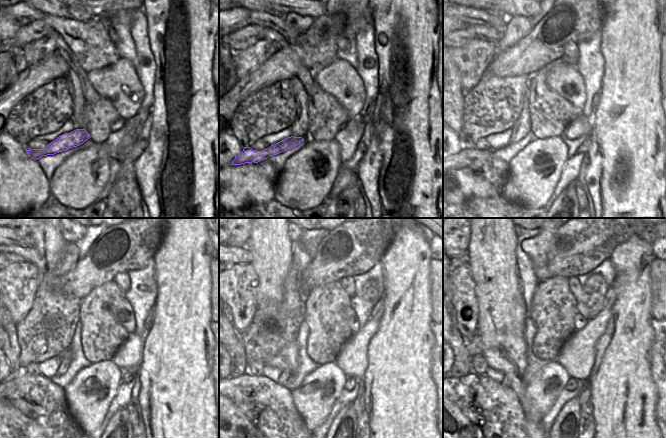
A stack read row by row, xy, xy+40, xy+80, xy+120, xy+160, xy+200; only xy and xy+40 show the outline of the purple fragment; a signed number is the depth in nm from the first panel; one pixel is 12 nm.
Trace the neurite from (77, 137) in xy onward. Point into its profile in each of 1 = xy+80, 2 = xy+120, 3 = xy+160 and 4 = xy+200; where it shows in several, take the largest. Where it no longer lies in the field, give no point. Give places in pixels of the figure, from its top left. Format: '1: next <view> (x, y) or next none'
1: next xy+80 (468, 157)
2: next xy+120 (19, 381)
3: next xy+160 (239, 385)
4: next xy+200 (463, 385)

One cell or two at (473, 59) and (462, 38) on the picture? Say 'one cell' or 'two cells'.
two cells

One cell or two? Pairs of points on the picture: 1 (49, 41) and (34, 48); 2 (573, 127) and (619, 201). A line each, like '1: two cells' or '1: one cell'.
1: one cell
2: two cells

